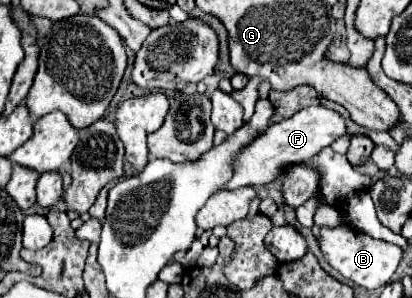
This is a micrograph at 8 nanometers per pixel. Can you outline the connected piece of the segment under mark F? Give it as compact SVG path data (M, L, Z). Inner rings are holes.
M325 106L303 108L301 112L293 114L291 118L283 122L271 124L263 134L259 134L249 146L241 150L241 154L237 156L235 174L231 182L225 184L225 190L269 184L279 178L285 166L313 158L315 152L321 152L321 148L331 146L341 136L347 136L347 124L345 124L345 118L337 110L331 110Z

